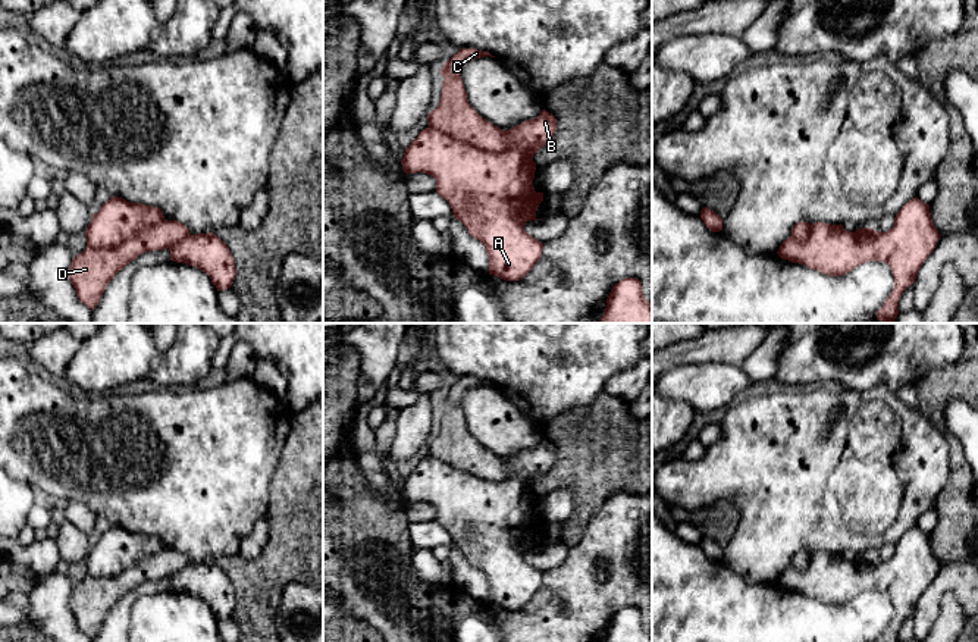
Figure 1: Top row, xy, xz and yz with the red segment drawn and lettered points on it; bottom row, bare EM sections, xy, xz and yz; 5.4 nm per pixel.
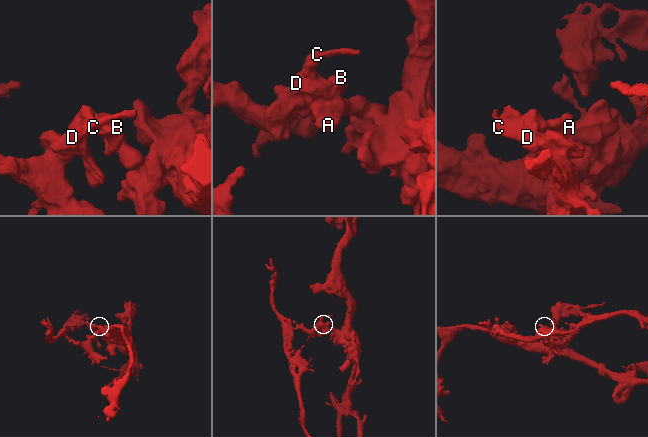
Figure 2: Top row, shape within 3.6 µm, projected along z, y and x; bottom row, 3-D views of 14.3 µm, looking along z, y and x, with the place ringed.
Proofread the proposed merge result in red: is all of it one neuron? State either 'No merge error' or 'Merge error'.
Merge error

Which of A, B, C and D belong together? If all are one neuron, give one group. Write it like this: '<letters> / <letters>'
A B / C D

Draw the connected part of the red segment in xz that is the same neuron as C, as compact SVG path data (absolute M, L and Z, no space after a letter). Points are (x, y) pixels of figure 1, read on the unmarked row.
M460 378L442 398L443 405L439 435L427 444L429 457L442 460L464 473L501 480L512 470L507 460L483 448L468 432L461 408L463 397L468 389L492 385L476 378Z

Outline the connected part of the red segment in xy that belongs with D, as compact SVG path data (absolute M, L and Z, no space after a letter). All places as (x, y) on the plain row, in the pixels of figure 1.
M163 549L113 577L87 576L72 588L69 598L79 630L94 639L109 611L126 594L147 580L170 577L188 564L191 564L189 558L184 552Z

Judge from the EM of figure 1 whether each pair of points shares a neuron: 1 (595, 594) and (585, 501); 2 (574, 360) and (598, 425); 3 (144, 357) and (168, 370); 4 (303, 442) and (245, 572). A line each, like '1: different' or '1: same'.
1: different
2: different
3: different
4: same

